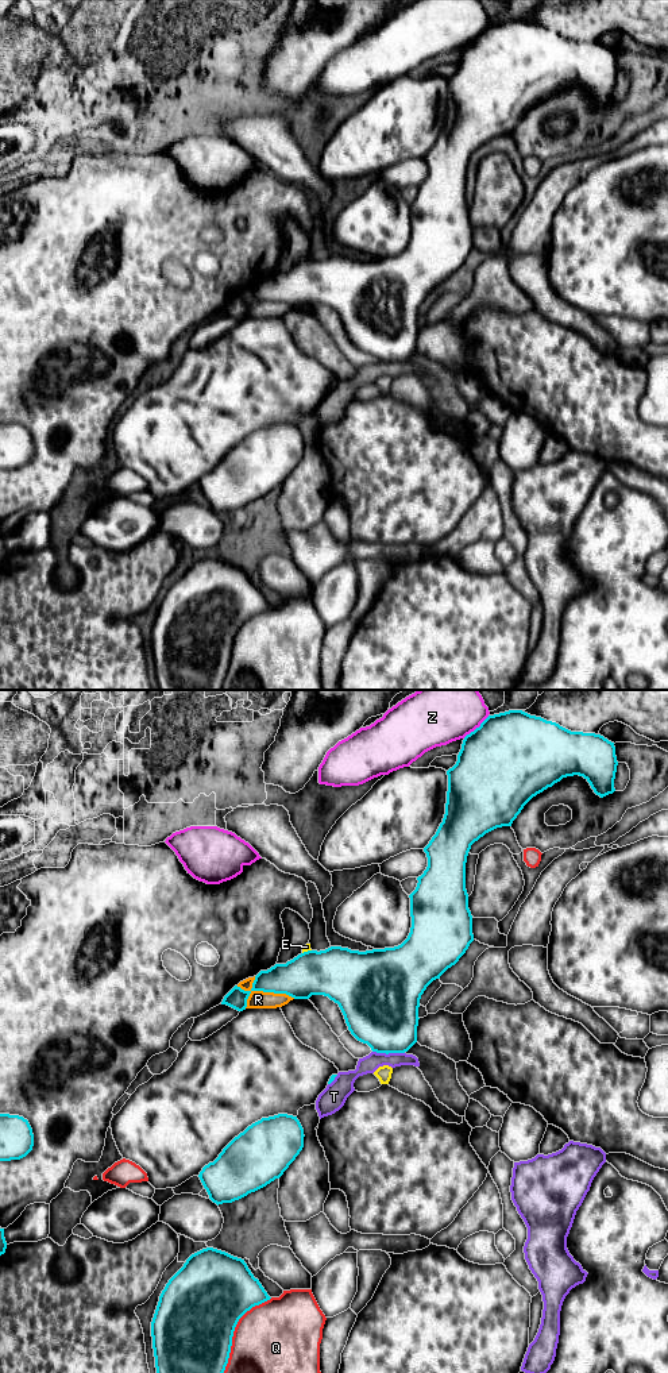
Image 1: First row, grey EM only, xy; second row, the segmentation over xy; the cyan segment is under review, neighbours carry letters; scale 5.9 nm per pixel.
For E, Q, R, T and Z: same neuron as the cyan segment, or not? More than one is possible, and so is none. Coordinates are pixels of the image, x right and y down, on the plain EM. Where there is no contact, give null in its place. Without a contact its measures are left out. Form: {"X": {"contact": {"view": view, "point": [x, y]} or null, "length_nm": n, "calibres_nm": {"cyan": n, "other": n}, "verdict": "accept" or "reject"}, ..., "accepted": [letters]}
{"E": {"contact": {"view": "xy", "point": [308, 259]}, "length_nm": 60, "calibres_nm": {"cyan": 320, "other": 40}, "verdict": "reject"}, "Q": {"contact": {"view": "xy", "point": [232, 643]}, "length_nm": 600, "calibres_nm": {"cyan": 480, "other": 500}, "verdict": "reject"}, "R": {"contact": {"view": "xy", "point": [266, 300]}, "length_nm": 360, "calibres_nm": {"cyan": 240, "other": 110}, "verdict": "reject"}, "T": {"contact": {"view": "xy", "point": [389, 361]}, "length_nm": 190, "calibres_nm": {"cyan": 420, "other": 110}, "verdict": "reject"}, "Z": {"contact": {"view": "xy", "point": [477, 37]}, "length_nm": 200, "calibres_nm": {"cyan": 500, "other": 320}, "verdict": "reject"}, "accepted": []}

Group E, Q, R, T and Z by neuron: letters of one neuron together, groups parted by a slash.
E Q R / T / Z

